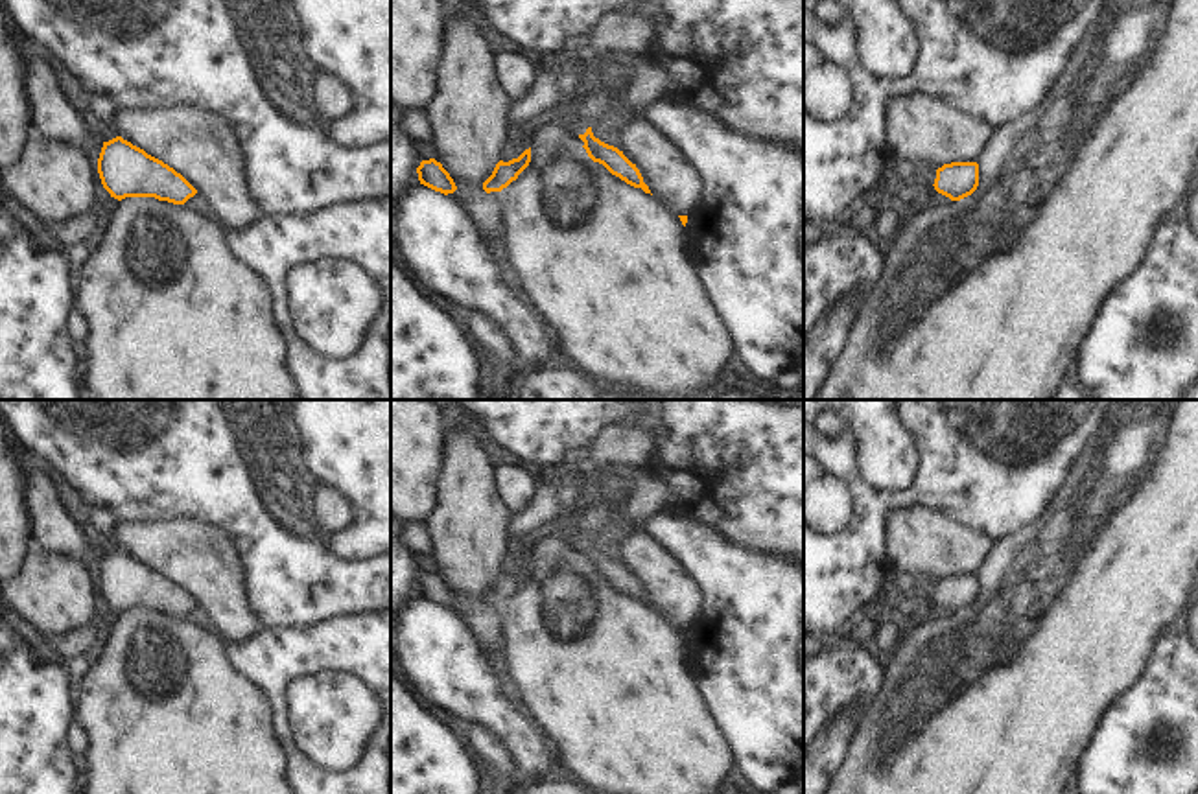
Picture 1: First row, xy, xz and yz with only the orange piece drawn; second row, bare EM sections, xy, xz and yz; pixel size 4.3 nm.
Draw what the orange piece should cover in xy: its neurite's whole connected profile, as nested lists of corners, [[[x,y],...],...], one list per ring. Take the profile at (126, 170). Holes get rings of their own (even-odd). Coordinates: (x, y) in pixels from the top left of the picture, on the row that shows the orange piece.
[[[116,136],[103,142],[98,173],[111,197],[155,197],[184,204],[197,190],[173,168]]]

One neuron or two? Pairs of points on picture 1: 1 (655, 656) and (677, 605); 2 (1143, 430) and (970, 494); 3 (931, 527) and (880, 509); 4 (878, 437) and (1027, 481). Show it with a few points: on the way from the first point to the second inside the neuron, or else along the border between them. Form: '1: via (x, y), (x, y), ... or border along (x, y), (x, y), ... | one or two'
1: border along (653, 607), (677, 629) | two
2: border along (1103, 419), (1057, 490) | two
3: border along (935, 507), (896, 511), (887, 522), (885, 553) | two
4: border along (900, 419), (918, 457), (916, 478), (904, 490) | two

